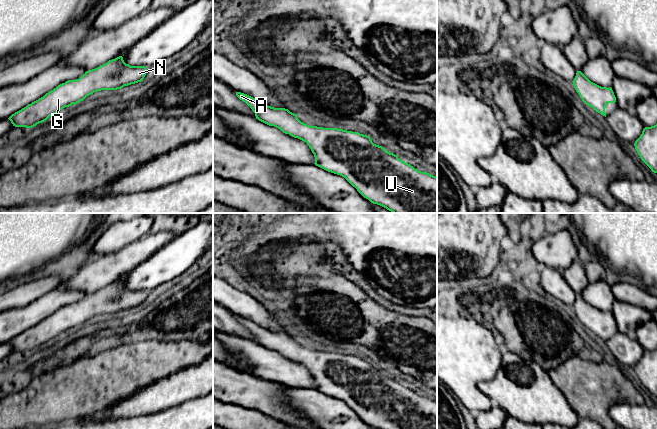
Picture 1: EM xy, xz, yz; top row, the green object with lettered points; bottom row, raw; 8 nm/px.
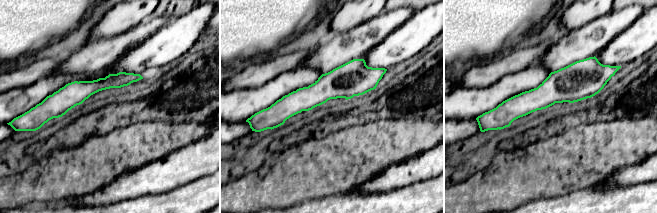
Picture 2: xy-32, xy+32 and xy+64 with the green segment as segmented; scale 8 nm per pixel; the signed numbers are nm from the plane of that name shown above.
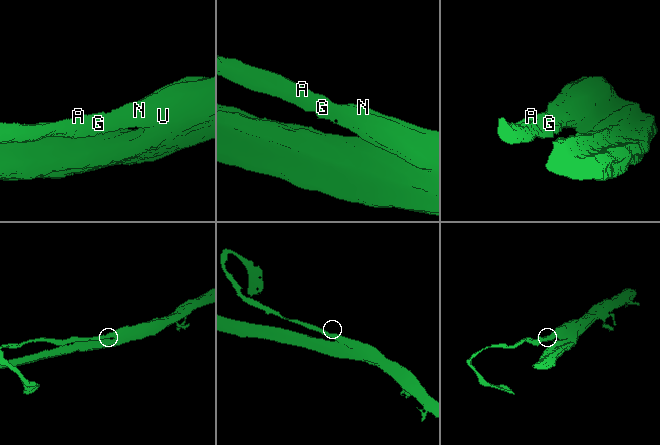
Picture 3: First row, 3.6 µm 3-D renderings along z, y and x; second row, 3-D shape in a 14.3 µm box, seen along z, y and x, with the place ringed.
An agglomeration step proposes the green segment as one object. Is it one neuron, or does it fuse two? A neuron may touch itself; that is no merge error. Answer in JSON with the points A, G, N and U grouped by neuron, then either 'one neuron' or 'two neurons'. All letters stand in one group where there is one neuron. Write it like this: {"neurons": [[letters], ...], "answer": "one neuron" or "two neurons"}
{"neurons": [["A", "G", "N", "U"]], "answer": "one neuron"}

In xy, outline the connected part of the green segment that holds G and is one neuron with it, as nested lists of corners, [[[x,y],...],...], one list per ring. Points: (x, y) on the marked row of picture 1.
[[[122,56],[86,71],[79,79],[58,85],[43,97],[12,114],[8,119],[15,127],[32,128],[65,107],[83,101],[101,90],[117,90],[143,81],[145,66],[130,66]]]

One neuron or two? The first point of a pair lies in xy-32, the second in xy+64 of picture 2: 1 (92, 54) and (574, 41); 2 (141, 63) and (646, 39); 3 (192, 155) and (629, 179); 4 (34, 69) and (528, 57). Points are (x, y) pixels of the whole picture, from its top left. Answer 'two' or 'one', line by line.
1: one
2: one
3: one
4: one

